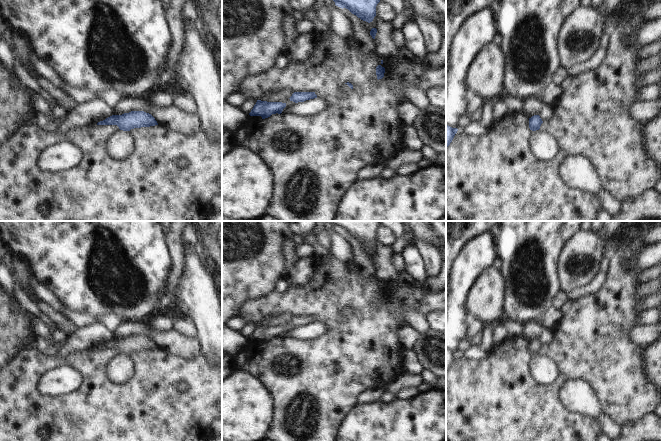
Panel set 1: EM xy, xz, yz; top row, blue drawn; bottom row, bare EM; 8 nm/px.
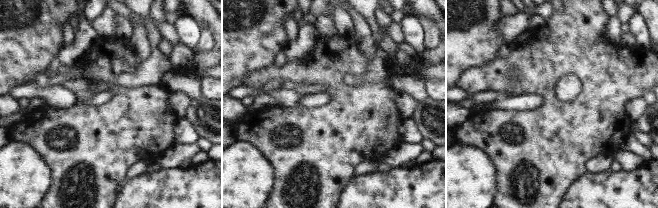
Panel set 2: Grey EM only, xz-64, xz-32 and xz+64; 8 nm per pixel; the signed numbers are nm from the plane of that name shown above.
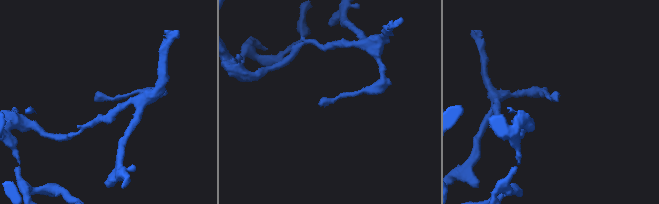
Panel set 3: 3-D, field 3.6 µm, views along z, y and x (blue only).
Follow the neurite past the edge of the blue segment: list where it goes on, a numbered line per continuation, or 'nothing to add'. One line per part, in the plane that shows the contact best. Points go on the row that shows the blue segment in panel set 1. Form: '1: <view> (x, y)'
1: xy (120, 144)

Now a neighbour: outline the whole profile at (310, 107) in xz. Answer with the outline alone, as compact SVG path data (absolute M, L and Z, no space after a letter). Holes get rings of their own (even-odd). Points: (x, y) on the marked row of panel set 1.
M314 98L306 100L304 102L298 102L291 107L288 111L282 111L282 115L287 116L299 116L299 117L309 117L314 114L318 114L326 107L324 100L320 98Z

